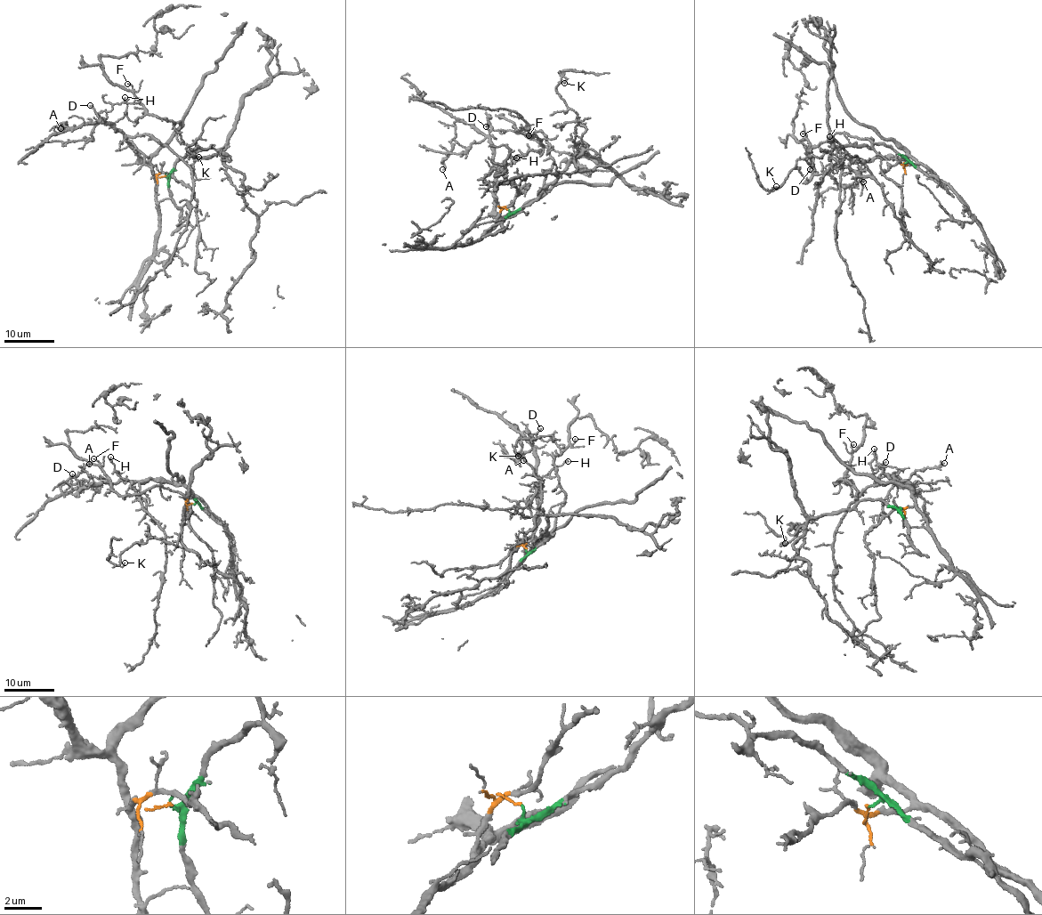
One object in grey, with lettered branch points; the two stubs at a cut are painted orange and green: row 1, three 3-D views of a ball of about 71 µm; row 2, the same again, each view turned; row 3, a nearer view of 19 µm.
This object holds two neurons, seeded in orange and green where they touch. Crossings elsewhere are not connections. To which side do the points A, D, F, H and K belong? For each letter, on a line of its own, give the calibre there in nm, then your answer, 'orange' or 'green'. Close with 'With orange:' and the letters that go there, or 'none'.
A: 130 nm | orange
D: 100 nm | orange
F: 100 nm | green
H: 100 nm | orange
K: 130 nm | green
With orange: A, D, H

